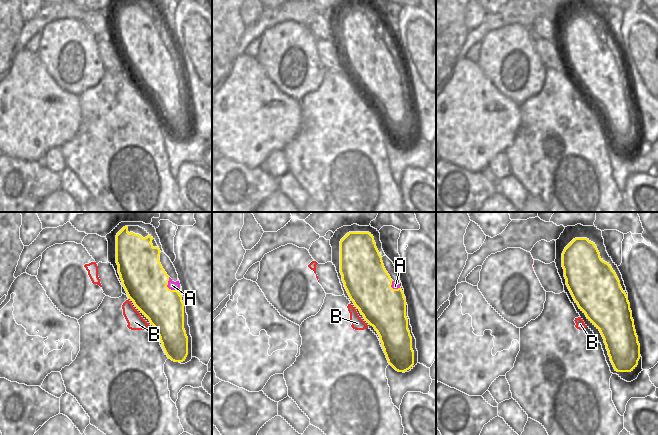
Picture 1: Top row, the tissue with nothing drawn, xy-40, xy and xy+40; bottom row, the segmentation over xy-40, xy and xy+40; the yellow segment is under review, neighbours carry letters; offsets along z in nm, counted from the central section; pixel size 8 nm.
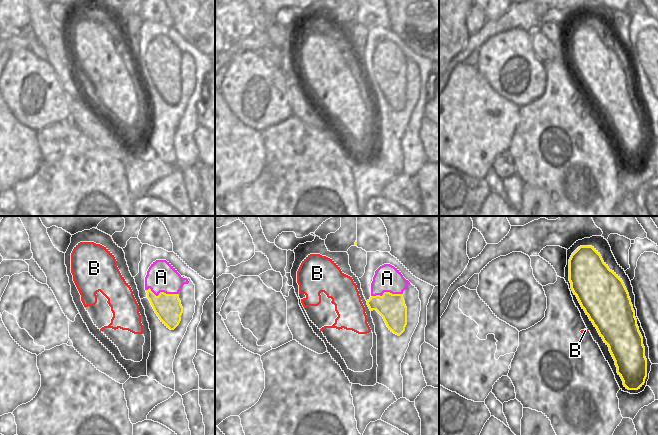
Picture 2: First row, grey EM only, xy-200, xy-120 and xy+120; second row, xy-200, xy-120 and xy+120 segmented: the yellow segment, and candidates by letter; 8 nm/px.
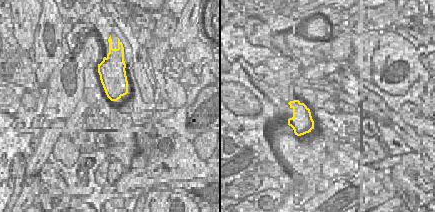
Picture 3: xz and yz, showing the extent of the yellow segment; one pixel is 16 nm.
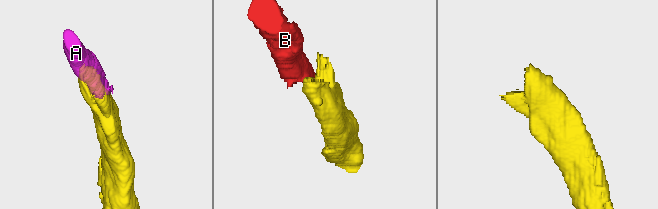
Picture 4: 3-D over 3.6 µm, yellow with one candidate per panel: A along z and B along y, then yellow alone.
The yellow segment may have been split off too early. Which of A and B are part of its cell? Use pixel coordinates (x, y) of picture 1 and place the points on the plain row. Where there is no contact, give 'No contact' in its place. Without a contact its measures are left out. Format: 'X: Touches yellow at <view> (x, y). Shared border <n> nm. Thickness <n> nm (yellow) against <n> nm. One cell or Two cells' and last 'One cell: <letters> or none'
A: Touches yellow at xy-40 (166, 62). Shared border 130 nm. Thickness 360 nm (yellow) against 70 nm. Two cells
B: No contact. One cell
One cell: B

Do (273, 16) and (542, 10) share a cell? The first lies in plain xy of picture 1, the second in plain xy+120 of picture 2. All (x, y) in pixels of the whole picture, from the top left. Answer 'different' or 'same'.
same

